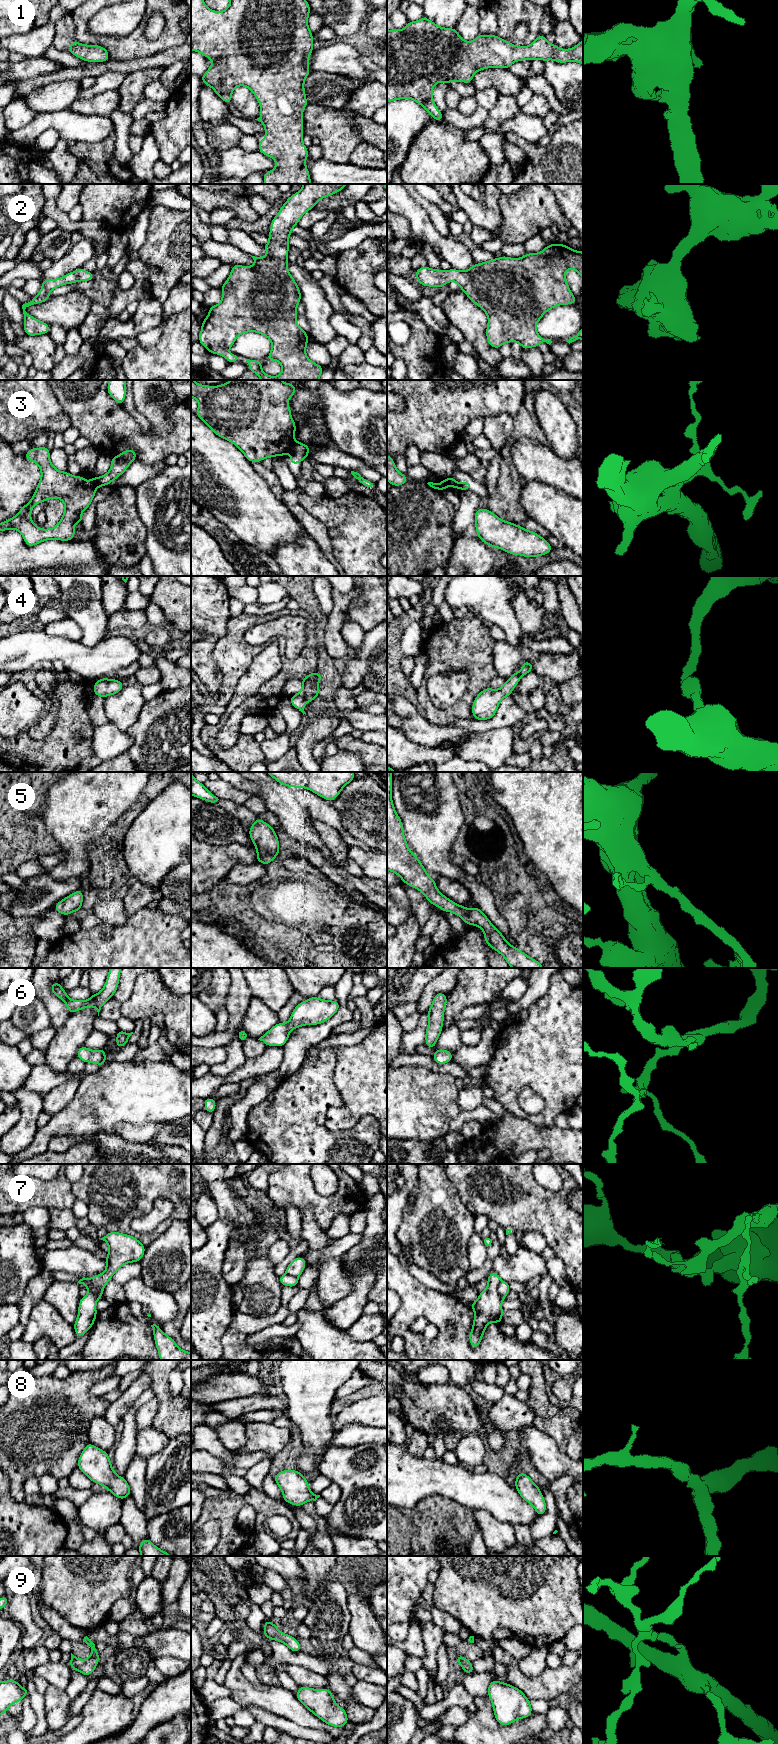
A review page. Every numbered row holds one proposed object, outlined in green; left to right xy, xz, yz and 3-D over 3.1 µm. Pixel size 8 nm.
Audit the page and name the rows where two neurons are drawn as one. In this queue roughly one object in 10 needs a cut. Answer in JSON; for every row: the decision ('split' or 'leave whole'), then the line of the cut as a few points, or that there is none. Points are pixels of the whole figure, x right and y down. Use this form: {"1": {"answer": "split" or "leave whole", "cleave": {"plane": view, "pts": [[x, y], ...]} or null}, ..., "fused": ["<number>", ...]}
{"1": {"answer": "leave whole", "cleave": null}, "2": {"answer": "leave whole", "cleave": null}, "3": {"answer": "split", "cleave": {"plane": "xy", "pts": [[96, 477], [98, 485]]}}, "4": {"answer": "leave whole", "cleave": null}, "5": {"answer": "leave whole", "cleave": null}, "6": {"answer": "leave whole", "cleave": null}, "7": {"answer": "split", "cleave": {"plane": "yz", "pts": [[500, 1280], [498, 1293], [503, 1298]]}}, "8": {"answer": "leave whole", "cleave": null}, "9": {"answer": "leave whole", "cleave": null}, "fused": ["3", "7"]}

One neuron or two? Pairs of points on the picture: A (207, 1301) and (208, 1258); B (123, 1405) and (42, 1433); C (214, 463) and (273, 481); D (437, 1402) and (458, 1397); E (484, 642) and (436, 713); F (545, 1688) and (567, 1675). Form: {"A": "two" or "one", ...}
{"A": "one", "B": "two", "C": "two", "D": "one", "E": "one", "F": "one"}

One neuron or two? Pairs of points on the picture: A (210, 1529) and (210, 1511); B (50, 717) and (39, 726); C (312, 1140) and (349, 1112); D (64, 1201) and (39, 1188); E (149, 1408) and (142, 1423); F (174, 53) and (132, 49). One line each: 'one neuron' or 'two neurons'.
A: two neurons
B: one neuron
C: two neurons
D: one neuron
E: one neuron
F: two neurons

